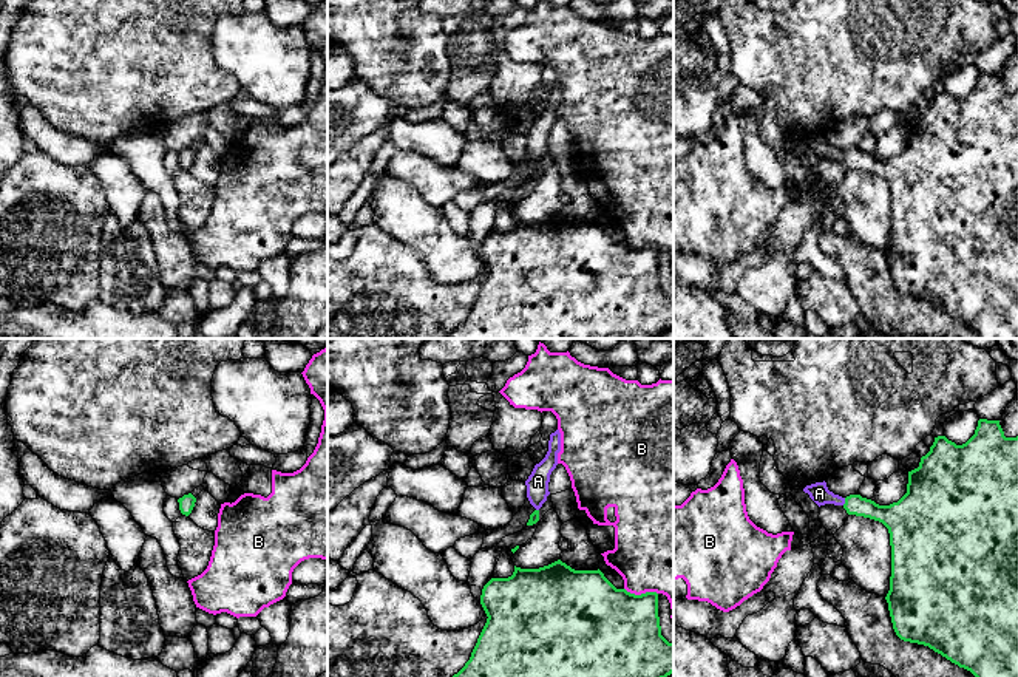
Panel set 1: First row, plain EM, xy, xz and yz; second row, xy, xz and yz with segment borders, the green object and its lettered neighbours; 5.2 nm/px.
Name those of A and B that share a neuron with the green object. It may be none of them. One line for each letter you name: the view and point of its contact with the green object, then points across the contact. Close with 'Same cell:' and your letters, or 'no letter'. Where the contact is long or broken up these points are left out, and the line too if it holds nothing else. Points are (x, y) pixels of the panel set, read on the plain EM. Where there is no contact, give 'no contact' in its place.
A: yz (845, 155) | across yz (890, 169), (845, 155), (819, 147)
Same cell: A

